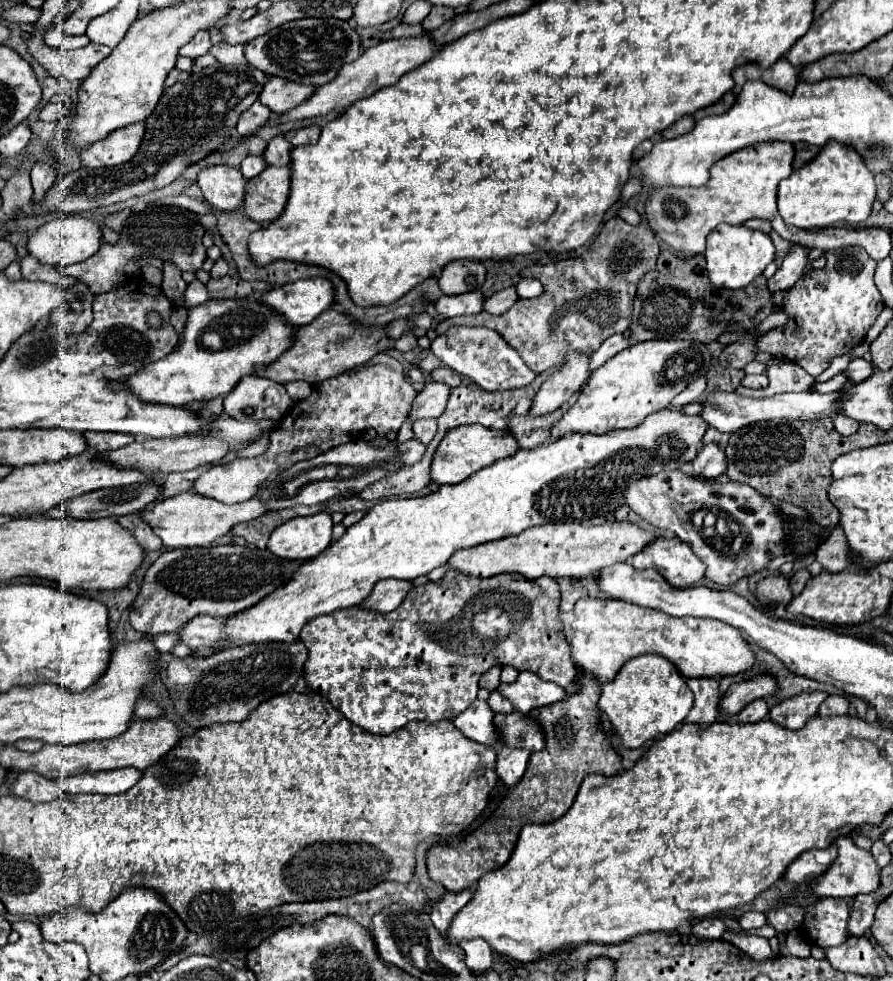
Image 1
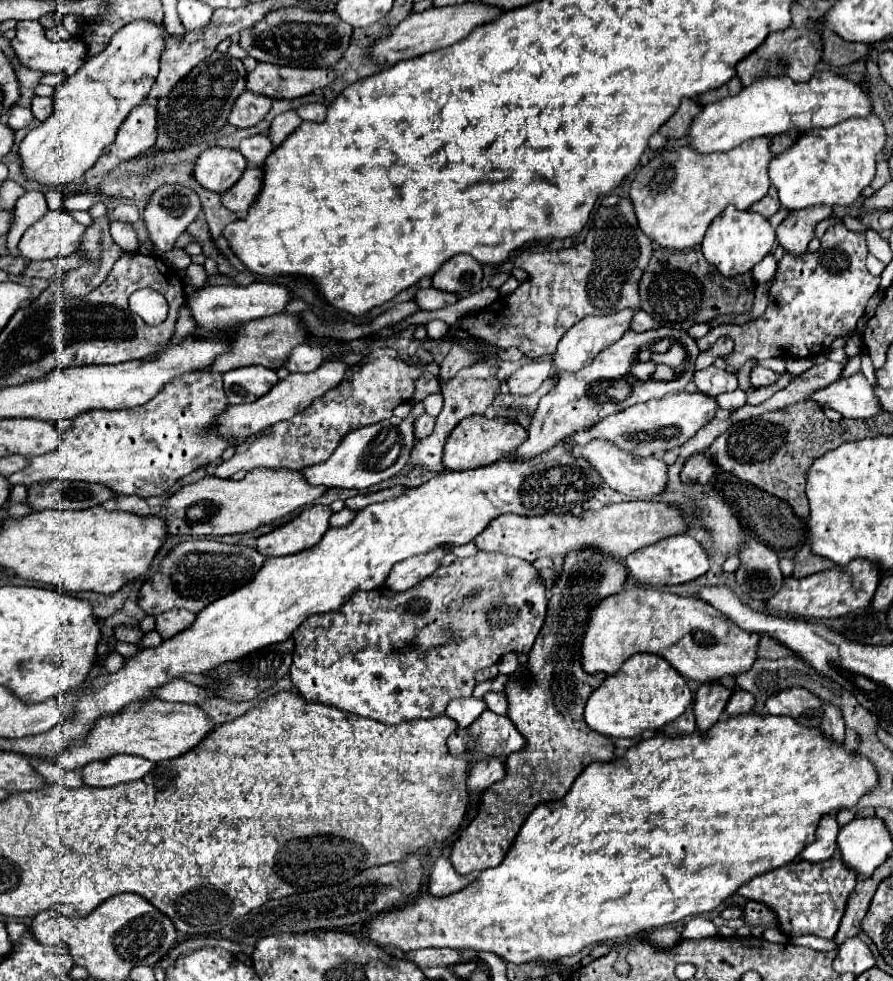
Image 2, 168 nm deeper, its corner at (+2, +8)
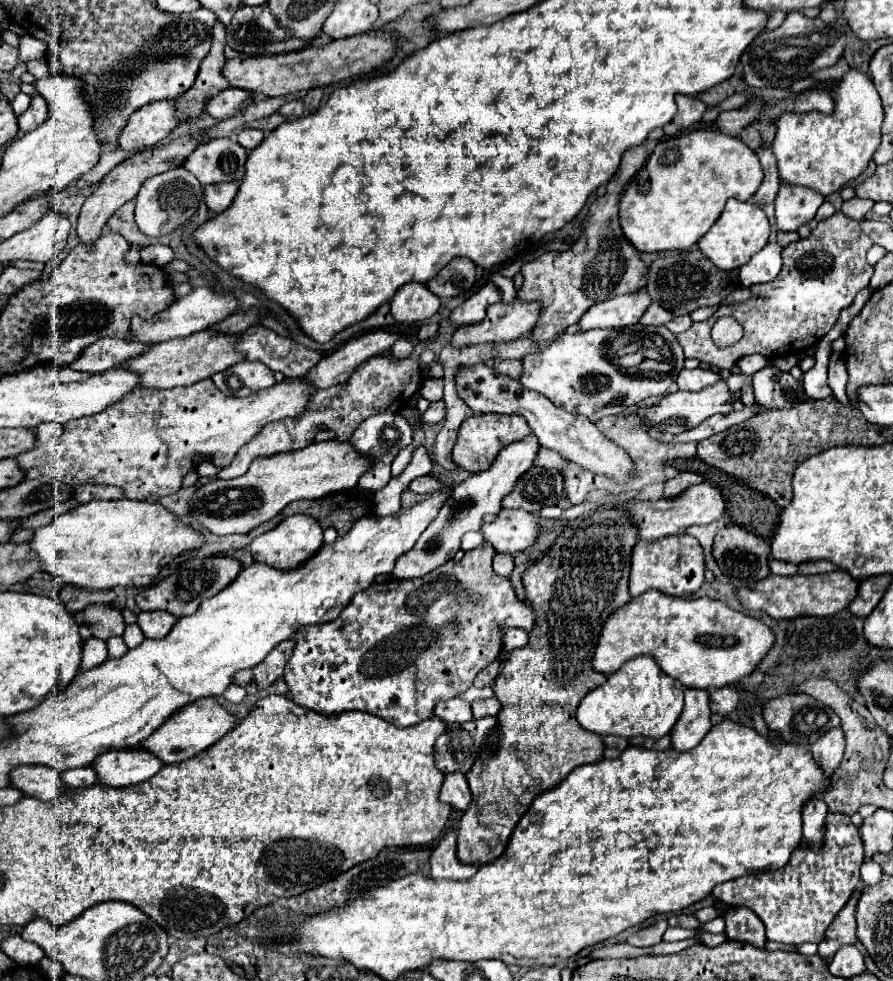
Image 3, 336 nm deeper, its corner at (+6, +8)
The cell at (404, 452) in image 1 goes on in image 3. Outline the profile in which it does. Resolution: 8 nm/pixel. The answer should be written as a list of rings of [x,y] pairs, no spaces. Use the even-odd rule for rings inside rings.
[[[432,402],[430,408],[422,414],[424,424],[438,424],[444,418],[444,402]]]

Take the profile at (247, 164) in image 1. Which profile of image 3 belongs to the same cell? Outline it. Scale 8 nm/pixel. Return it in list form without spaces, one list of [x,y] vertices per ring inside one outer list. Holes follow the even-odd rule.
[[[246,128],[238,134],[238,144],[244,146],[246,150],[254,150],[260,142],[264,140],[264,132],[262,130],[254,130],[254,128]]]

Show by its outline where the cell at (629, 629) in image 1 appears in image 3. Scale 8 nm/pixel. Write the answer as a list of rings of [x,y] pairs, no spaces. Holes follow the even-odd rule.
[[[648,590],[608,616],[596,644],[592,668],[602,674],[612,674],[626,660],[646,654],[686,688],[714,692],[752,674],[772,644],[774,634],[764,622],[736,612],[720,600],[676,598]]]

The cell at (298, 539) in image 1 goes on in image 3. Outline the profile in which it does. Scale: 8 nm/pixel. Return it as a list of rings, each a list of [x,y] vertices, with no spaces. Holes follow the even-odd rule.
[[[294,514],[286,520],[282,520],[274,530],[270,530],[270,532],[258,536],[256,540],[252,540],[252,544],[250,544],[252,558],[256,562],[264,562],[264,564],[268,564],[272,568],[280,568],[280,570],[296,568],[304,560],[308,560],[322,546],[322,532],[324,532],[322,526],[312,516]]]

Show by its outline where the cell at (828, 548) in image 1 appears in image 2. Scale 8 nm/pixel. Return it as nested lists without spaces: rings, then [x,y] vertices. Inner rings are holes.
[[[802,546],[802,548],[796,552],[794,564],[796,564],[796,568],[794,568],[794,576],[796,576],[796,578],[804,578],[804,576],[816,574],[816,572],[822,572],[822,570],[828,570],[828,568],[834,566],[832,560],[810,554],[810,548],[808,548],[808,546]]]

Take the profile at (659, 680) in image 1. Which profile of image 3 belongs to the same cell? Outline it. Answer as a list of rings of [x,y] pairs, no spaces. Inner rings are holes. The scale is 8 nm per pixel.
[[[636,656],[622,664],[606,682],[588,692],[578,706],[578,722],[598,736],[666,736],[684,710],[684,684],[664,674],[652,656]]]

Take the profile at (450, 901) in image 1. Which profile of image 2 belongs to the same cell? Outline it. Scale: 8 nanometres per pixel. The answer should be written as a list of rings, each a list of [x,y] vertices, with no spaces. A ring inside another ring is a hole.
[[[440,856],[430,872],[430,884],[428,884],[428,892],[432,896],[446,896],[446,894],[454,894],[460,888],[468,886],[472,880],[476,880],[474,874],[458,874],[452,866],[452,862],[446,856]]]

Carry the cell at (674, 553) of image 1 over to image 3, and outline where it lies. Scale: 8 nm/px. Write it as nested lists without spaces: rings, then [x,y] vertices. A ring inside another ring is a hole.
[[[690,534],[668,536],[668,540],[658,540],[656,544],[636,542],[630,558],[630,594],[640,596],[642,592],[654,588],[672,596],[688,596],[696,592],[704,582],[704,552],[700,542]]]

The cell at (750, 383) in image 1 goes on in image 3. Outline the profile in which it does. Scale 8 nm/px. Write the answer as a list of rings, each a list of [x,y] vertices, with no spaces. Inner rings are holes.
[[[766,366],[752,376],[756,402],[766,408],[792,408],[800,400],[806,400],[804,388],[788,372],[776,366]]]

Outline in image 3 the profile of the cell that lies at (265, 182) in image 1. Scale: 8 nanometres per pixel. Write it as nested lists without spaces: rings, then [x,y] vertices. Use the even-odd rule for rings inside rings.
[[[236,180],[216,184],[216,186],[206,186],[204,188],[204,202],[214,214],[220,214],[234,202],[238,188],[240,188],[240,182],[236,182]]]

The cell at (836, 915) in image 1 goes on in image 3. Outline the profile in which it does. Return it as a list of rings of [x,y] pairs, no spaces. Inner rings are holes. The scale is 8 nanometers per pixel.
[[[828,814],[824,848],[820,852],[812,852],[812,848],[802,844],[792,852],[790,862],[784,868],[744,874],[718,884],[712,894],[724,904],[746,906],[756,912],[766,926],[768,940],[794,946],[802,942],[822,942],[826,928],[860,884],[862,862],[864,852],[860,848],[860,832],[856,832],[856,826],[848,816]]]

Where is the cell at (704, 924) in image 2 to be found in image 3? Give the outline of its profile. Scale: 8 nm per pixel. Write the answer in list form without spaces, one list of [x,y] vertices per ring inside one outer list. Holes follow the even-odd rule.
[[[668,928],[664,932],[664,942],[678,942],[678,940],[688,940],[694,938],[696,930],[686,930],[686,928]]]

